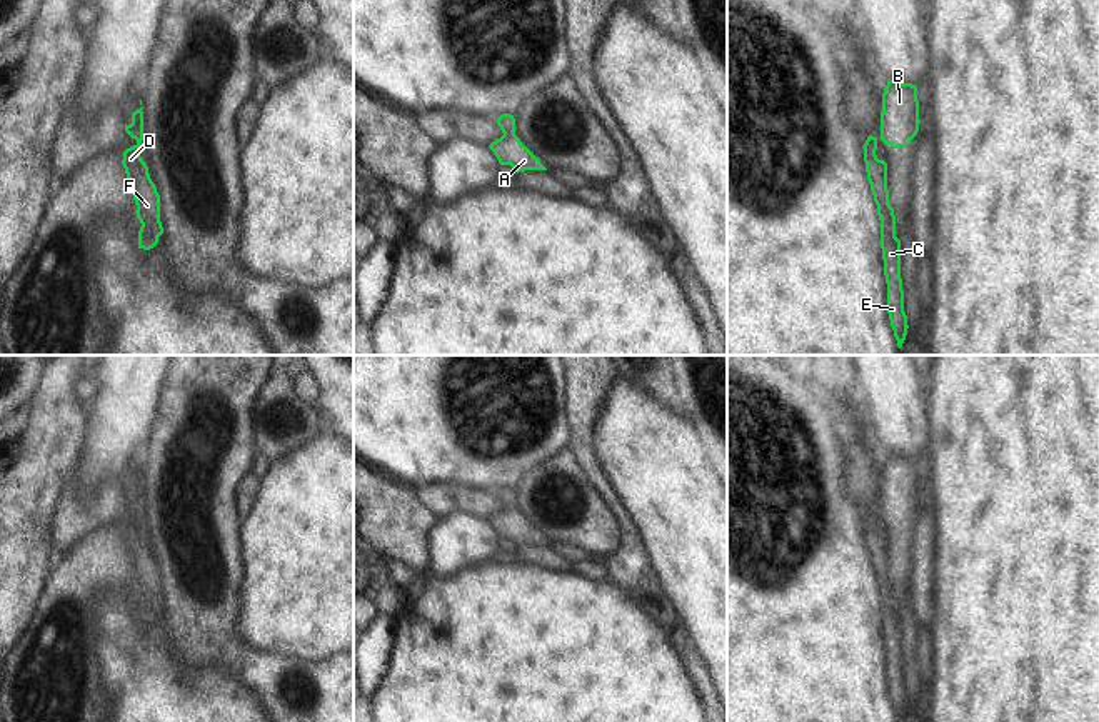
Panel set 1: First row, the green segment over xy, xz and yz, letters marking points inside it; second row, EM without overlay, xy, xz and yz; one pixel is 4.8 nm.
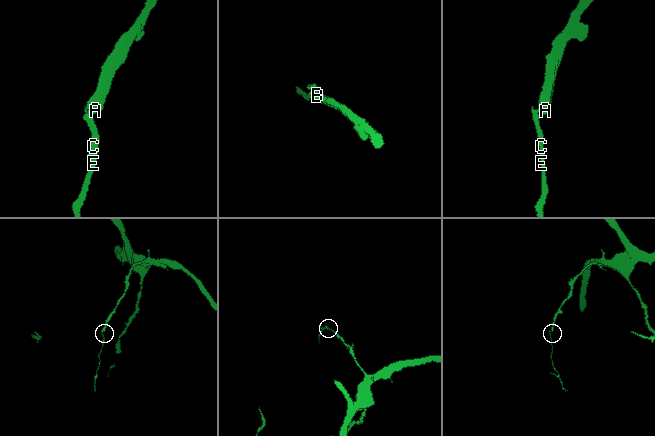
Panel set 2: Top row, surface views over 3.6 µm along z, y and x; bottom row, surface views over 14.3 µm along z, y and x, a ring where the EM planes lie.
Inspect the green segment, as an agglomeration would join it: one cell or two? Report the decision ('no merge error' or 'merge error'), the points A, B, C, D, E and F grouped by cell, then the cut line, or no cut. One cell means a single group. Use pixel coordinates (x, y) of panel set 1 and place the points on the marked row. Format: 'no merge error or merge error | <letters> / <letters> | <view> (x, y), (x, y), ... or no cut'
merge error | A B / C D E F | xz (504, 134), (514, 135)

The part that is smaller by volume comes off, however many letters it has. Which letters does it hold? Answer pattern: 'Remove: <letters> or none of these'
Remove: C, D, E, F

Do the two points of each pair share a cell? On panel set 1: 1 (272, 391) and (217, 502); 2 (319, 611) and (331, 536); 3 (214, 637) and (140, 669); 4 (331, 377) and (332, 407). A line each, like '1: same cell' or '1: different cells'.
1: different cells
2: same cell
3: different cells
4: same cell

